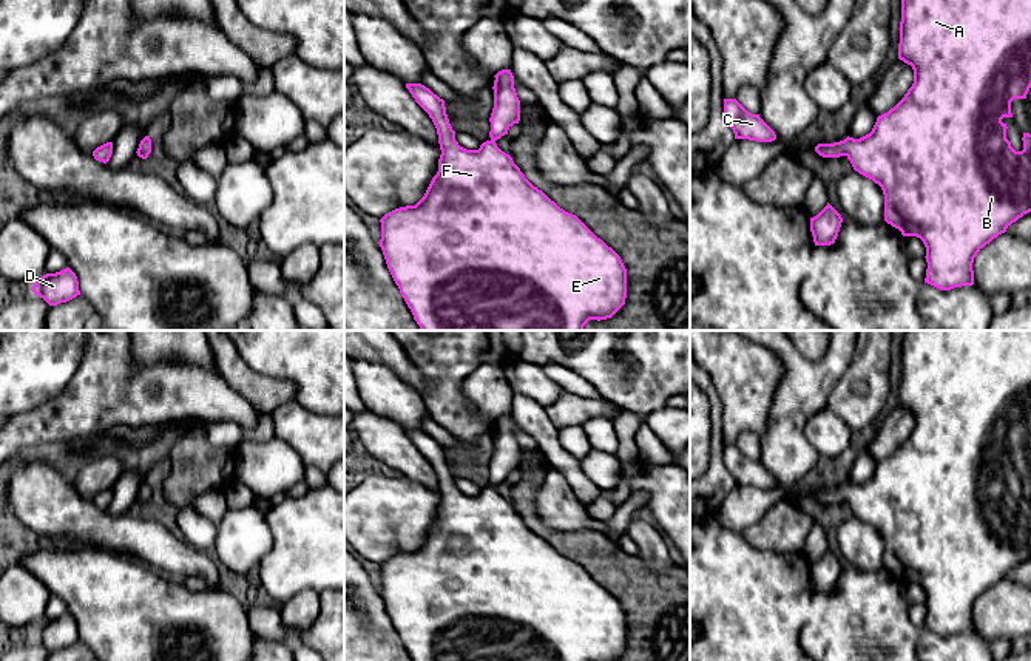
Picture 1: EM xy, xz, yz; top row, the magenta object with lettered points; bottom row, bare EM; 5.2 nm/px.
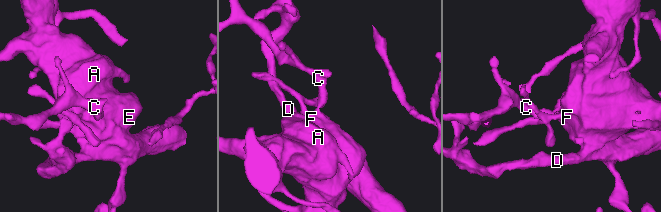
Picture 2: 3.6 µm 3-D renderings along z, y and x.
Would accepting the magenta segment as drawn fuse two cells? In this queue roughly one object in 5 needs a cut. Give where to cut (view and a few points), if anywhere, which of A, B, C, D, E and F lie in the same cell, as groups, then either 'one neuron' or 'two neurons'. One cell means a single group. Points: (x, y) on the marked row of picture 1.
no cut | A B C D E F | one neuron

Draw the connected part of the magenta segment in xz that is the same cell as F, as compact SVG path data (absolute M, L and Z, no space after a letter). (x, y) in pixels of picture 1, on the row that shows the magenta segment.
M502 69L494 77L494 108L489 117L491 139L483 142L478 150L466 150L458 145L443 99L421 83L406 83L406 88L415 102L432 119L437 128L441 154L438 159L438 171L432 178L424 196L415 205L395 208L380 219L381 239L378 244L383 250L389 272L421 330L583 330L583 326L590 320L600 321L611 318L625 304L627 269L620 256L611 247L597 238L576 215L565 212L542 190L534 187L514 164L512 158L497 147L495 141L508 134L508 130L514 124L519 124L520 100L514 88L514 76L511 69Z

